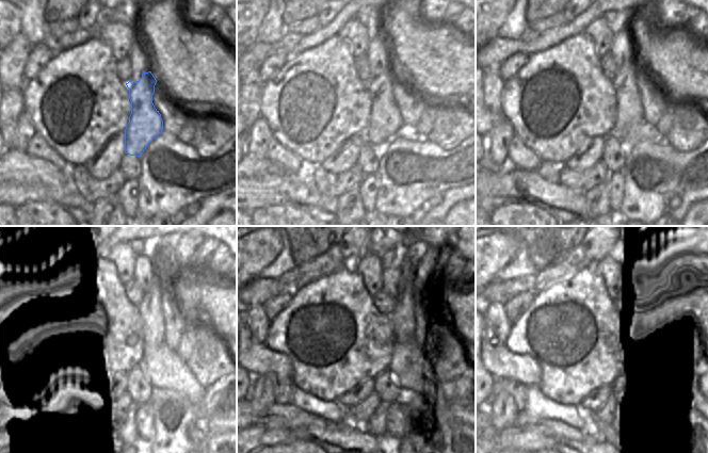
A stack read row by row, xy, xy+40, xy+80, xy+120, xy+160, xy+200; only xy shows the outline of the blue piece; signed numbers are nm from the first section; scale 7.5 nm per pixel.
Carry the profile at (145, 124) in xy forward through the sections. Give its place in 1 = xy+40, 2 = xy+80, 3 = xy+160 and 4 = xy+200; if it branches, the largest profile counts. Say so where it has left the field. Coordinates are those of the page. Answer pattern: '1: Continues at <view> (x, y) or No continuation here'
1: Continues at xy+40 (385, 122)
2: Continues at xy+80 (629, 110)
3: Continues at xy+160 (416, 272)
4: Continues at xy+200 (656, 264)

